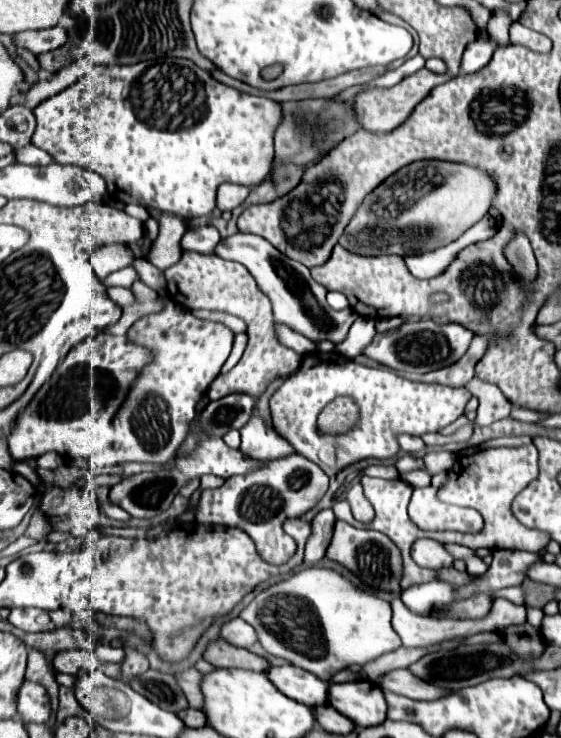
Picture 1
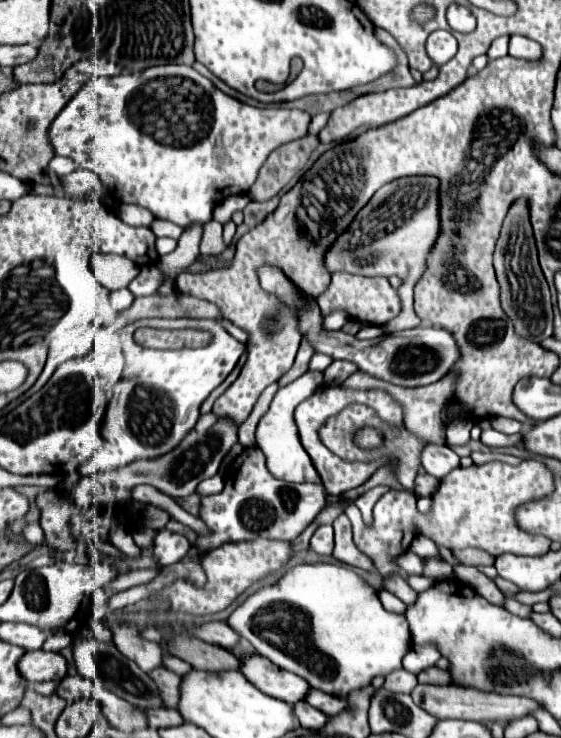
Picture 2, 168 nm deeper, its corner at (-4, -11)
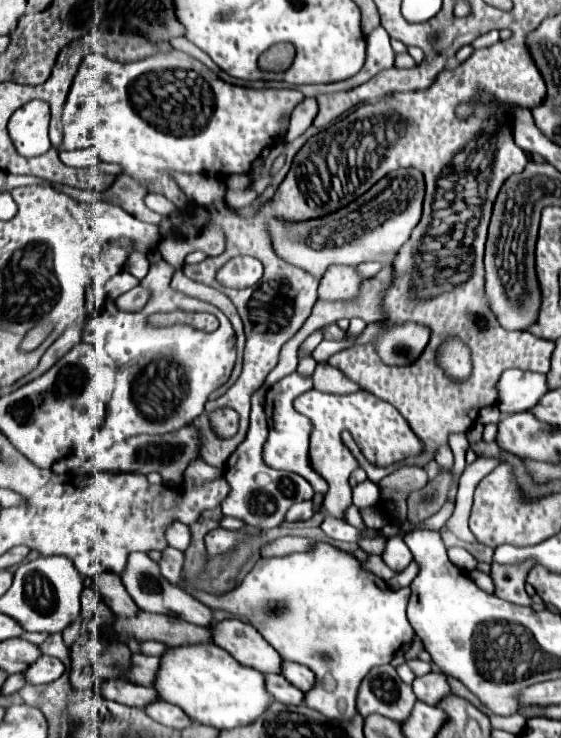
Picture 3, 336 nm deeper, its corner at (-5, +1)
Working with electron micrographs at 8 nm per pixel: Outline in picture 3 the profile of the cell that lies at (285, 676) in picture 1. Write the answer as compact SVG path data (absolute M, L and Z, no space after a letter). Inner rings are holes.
M227 618L223 622L211 624L213 642L227 650L235 660L243 666L251 666L263 674L281 672L281 656L273 650L273 646L263 640L263 636L249 624L237 618Z

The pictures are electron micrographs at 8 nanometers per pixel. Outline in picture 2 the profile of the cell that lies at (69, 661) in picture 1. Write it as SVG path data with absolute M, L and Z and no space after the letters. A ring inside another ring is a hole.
M46 650L26 652L18 664L20 674L28 682L44 682L44 680L62 680L68 676L68 662L64 656Z

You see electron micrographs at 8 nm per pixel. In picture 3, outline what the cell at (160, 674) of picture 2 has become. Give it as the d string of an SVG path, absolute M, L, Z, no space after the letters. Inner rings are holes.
M133 654L133 668L129 668L129 682L141 684L141 686L153 686L157 668L159 668L159 658Z

